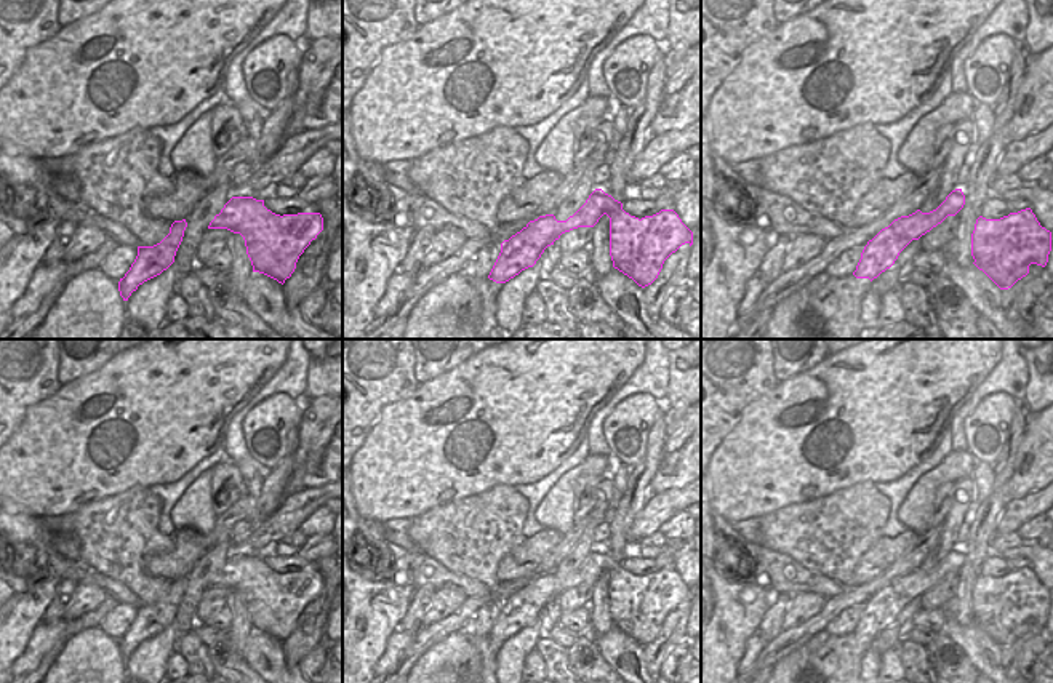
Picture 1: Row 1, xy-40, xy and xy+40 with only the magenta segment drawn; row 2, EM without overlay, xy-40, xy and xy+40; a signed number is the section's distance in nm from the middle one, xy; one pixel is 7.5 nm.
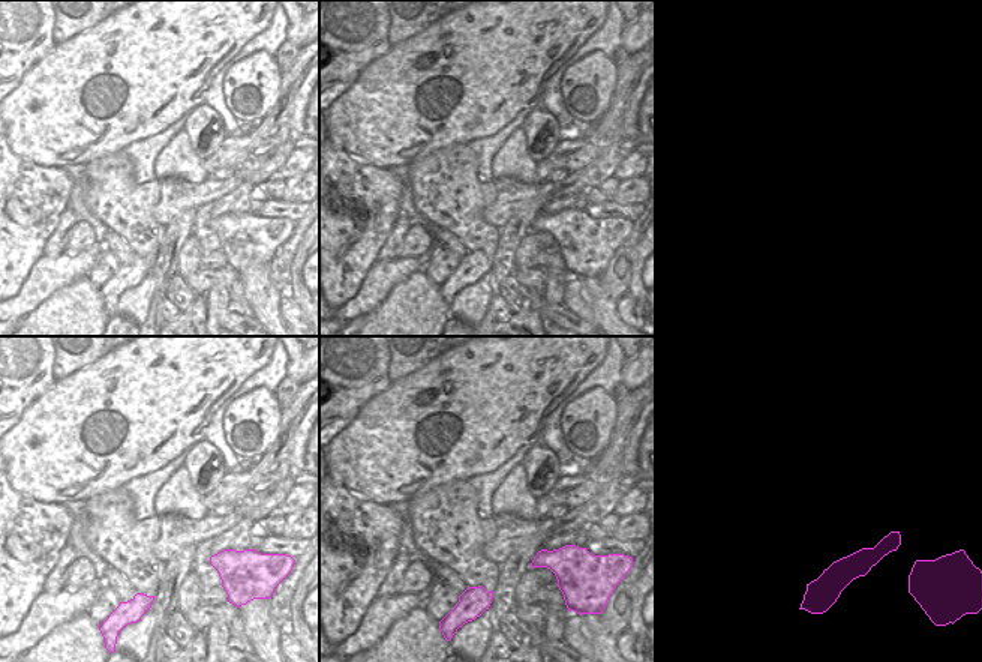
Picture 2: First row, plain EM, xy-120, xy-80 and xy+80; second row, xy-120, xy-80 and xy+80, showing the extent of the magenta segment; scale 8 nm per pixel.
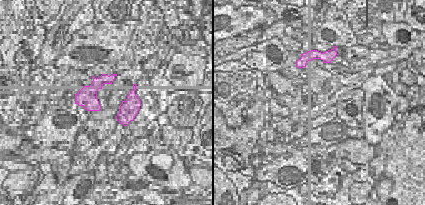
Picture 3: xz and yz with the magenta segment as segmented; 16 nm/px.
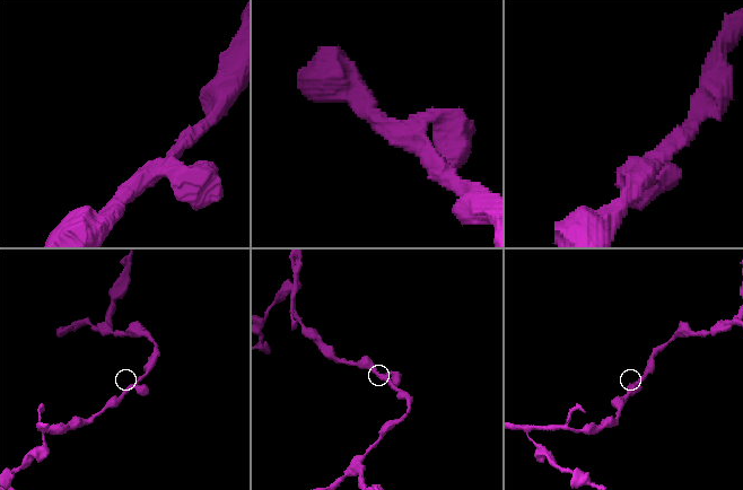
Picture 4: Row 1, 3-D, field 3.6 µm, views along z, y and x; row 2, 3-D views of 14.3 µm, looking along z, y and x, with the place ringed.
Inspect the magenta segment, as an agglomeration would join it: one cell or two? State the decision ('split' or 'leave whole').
leave whole

